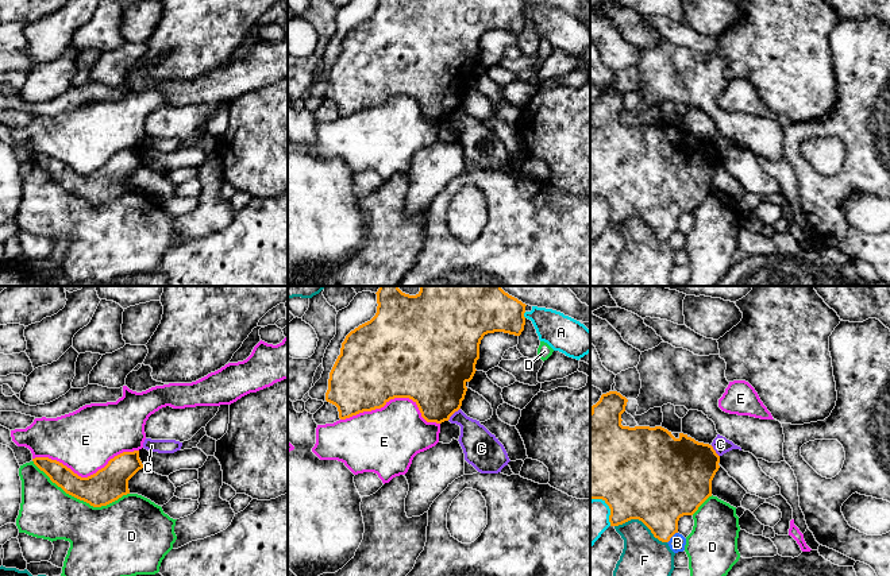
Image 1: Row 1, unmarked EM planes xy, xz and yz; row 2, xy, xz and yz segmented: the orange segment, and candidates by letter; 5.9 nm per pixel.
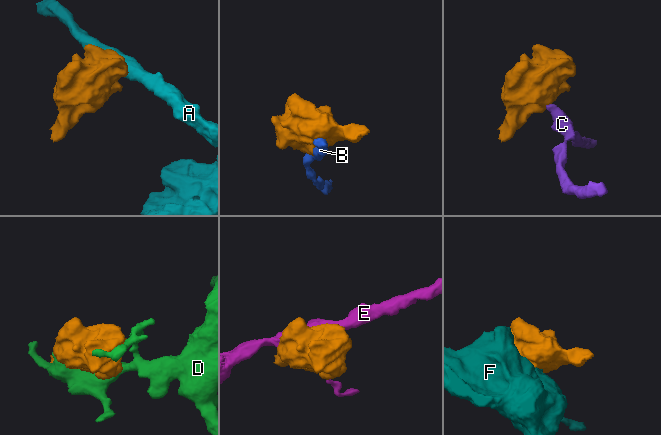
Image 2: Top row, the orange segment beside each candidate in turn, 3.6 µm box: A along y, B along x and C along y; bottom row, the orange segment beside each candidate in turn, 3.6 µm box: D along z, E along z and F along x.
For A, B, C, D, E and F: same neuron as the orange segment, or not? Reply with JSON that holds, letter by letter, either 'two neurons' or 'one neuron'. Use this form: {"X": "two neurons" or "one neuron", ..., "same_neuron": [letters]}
{"A": "two neurons", "B": "two neurons", "C": "two neurons", "D": "two neurons", "E": "two neurons", "F": "two neurons", "same_neuron": []}

